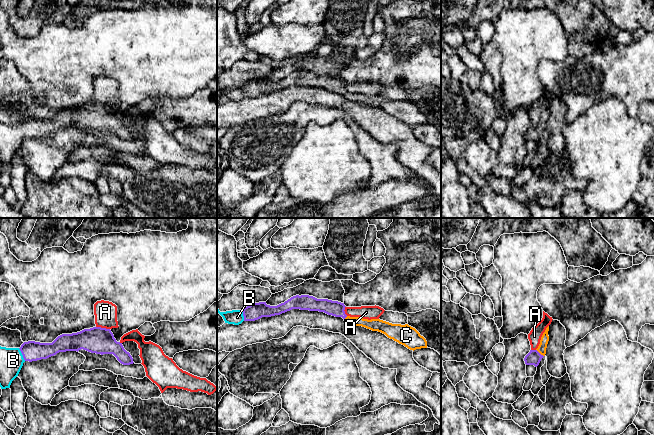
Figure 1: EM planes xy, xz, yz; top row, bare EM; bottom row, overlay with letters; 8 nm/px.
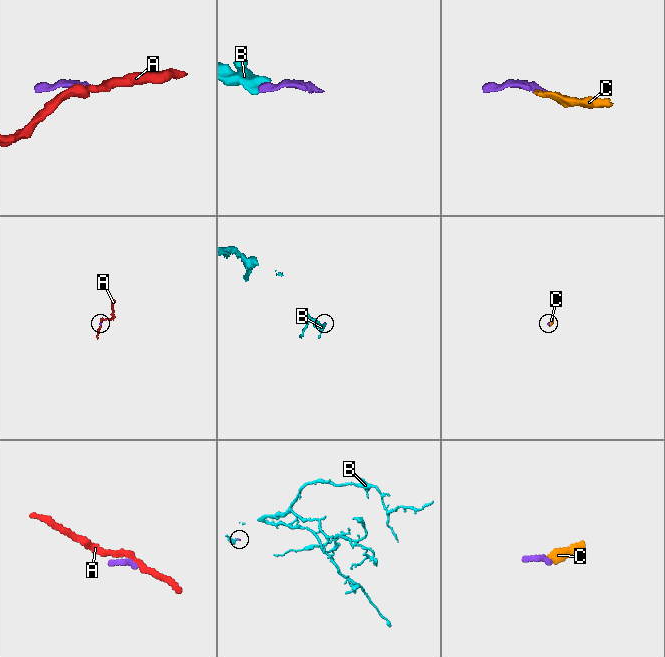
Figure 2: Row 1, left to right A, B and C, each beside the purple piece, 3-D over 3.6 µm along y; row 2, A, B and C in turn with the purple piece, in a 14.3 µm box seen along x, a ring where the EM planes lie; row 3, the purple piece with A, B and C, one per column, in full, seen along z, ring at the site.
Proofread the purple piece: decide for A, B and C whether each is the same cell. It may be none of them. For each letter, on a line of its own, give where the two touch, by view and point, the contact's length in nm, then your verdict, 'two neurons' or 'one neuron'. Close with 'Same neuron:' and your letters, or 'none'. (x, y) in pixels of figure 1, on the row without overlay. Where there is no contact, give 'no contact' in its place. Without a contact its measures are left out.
A: meets purple in xy at (103, 104); contact 110 nm long; two neurons
B: meets purple in xy at (22, 130); contact 120 nm long; one neuron
C: meets purple in yz at (539, 129); contact 90 nm long; one neuron
Same neuron: B, C

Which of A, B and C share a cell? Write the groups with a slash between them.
A / B C

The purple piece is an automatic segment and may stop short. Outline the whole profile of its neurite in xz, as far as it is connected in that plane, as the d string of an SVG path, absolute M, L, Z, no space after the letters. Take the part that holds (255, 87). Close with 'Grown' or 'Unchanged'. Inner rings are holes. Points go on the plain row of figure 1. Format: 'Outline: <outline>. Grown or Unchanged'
Outline: M296 71L277 82L270 82L266 78L259 78L253 79L242 86L226 88L220 88L217 79L217 89L223 93L225 99L239 101L243 97L255 97L262 93L280 91L292 85L319 87L335 93L342 93L348 100L381 108L410 126L427 124L426 115L408 100L392 100L380 95L368 96L360 93L350 93L345 90L345 83L344 79L338 77L317 75L309 71Z. Grown

